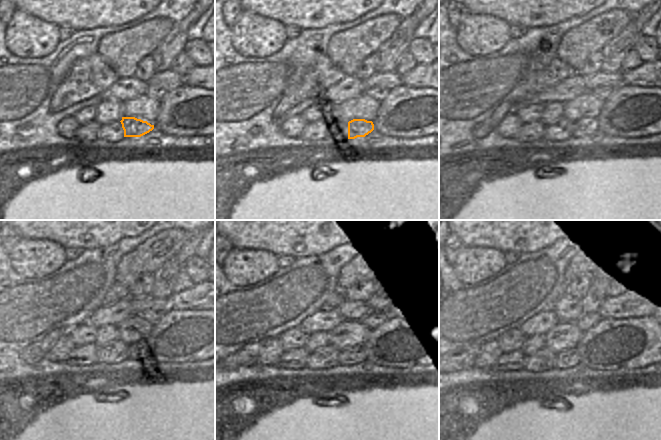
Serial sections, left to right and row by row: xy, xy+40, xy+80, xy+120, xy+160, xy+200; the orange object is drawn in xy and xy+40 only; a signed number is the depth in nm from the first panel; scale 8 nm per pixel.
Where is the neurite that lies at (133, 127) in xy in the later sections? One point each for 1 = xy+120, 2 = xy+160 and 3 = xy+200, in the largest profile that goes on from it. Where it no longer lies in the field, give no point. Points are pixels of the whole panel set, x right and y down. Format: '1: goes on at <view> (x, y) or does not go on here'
1: goes on at xy+120 (139, 350)
2: goes on at xy+160 (358, 353)
3: goes on at xy+200 (571, 357)

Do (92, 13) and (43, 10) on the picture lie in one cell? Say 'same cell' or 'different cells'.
same cell

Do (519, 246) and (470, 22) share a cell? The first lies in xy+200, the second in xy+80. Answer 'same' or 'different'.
different

